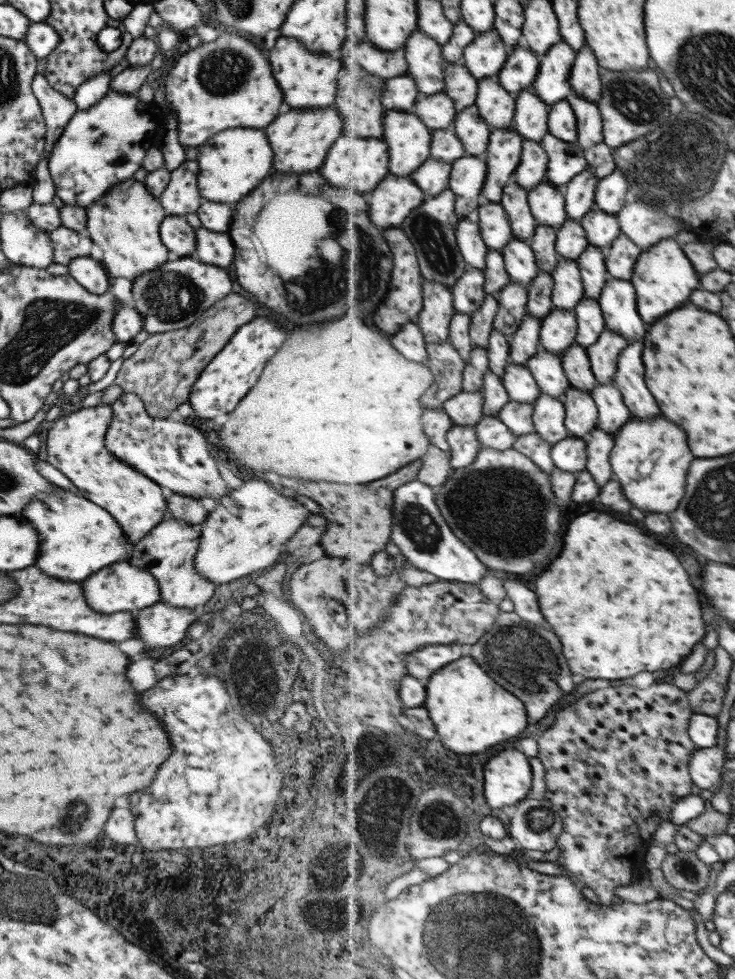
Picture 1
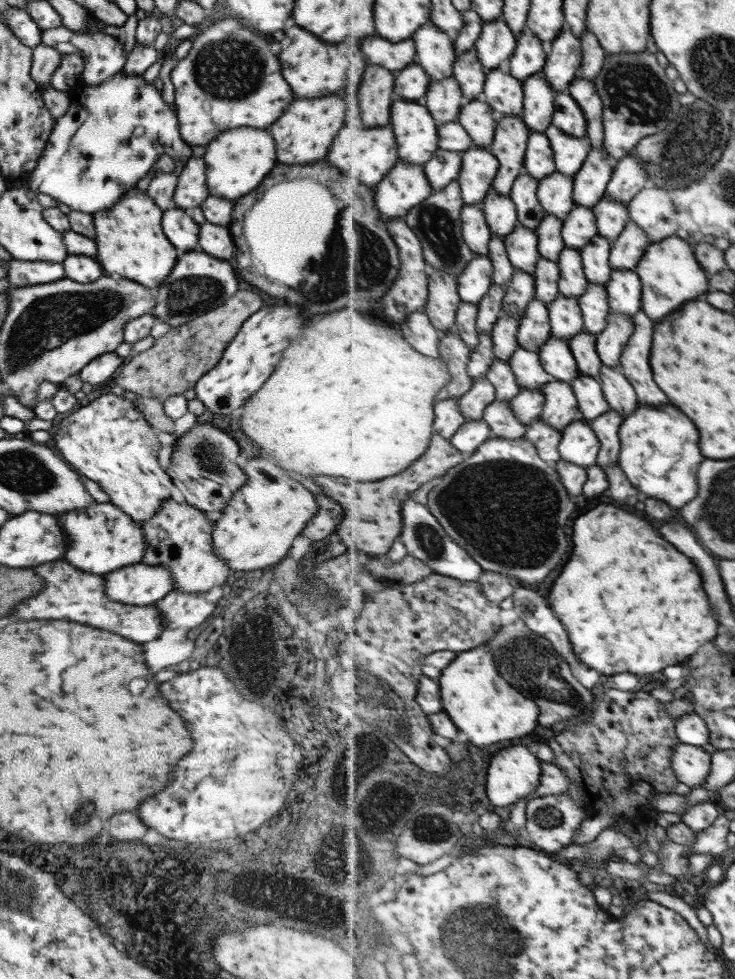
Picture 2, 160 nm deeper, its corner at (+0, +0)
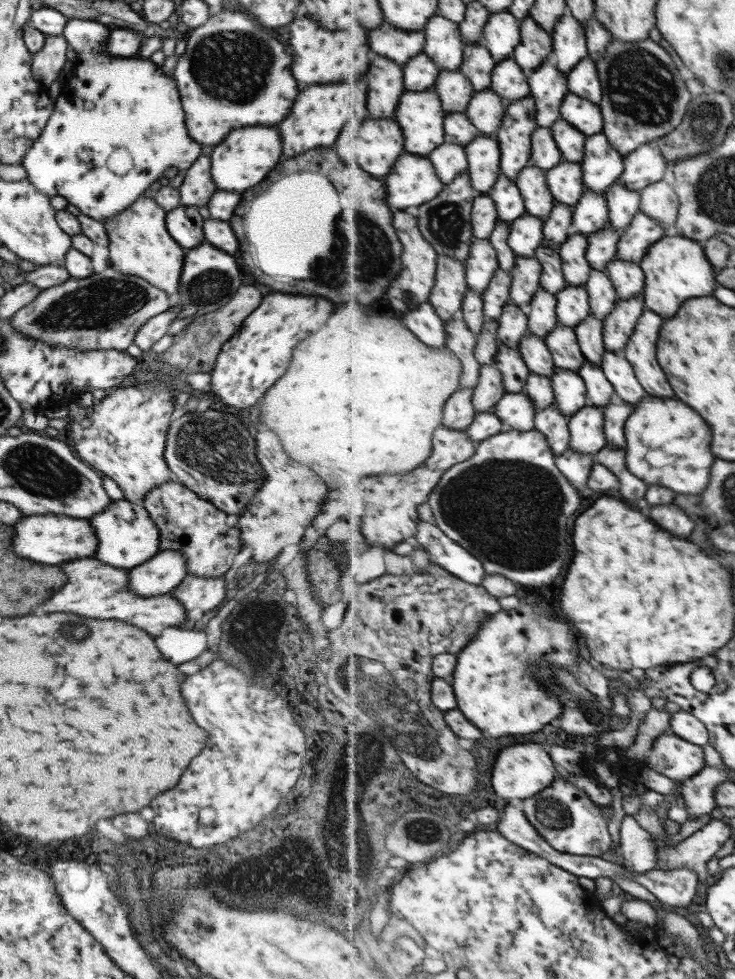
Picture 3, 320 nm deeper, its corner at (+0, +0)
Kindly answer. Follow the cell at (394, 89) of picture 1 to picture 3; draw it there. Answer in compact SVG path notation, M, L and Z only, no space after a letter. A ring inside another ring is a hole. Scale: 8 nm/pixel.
M427 53L415 55L404 67L406 91L427 92L435 88L442 69Z

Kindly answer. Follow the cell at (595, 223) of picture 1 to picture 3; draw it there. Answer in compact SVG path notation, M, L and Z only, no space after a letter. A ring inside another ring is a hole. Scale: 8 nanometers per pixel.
M617 182L608 187L606 197L610 210L611 228L625 232L635 215L641 211L640 191L631 190Z

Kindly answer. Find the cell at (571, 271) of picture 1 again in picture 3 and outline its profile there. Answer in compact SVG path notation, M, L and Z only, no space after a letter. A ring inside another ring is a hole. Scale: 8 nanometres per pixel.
M583 234L571 235L558 249L569 285L585 285L594 269L587 260L588 237Z

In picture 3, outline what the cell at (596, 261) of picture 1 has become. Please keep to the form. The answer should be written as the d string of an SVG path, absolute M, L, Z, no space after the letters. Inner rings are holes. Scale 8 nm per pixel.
M611 228L595 232L588 237L587 260L595 270L607 272L608 264L618 256L618 242L623 232Z

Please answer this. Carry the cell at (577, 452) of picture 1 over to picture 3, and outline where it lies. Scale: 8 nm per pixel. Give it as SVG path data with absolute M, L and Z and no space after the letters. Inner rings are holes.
M589 404L570 418L570 448L579 454L596 455L608 445L605 436L605 413L600 406Z

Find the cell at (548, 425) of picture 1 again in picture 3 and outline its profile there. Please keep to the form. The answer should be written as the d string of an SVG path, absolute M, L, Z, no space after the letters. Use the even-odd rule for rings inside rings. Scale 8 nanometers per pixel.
M556 367L552 381L555 405L569 418L589 405L587 385L578 371Z

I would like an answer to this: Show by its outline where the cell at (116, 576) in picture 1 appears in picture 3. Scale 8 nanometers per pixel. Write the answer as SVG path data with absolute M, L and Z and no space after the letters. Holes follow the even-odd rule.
M159 551L127 570L127 595L137 600L171 593L186 573L186 560L179 551Z

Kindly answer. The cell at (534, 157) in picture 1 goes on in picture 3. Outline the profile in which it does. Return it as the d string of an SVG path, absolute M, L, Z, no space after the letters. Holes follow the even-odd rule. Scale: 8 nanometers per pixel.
M538 127L534 132L532 147L532 164L546 171L564 161L562 150L555 140L551 127Z

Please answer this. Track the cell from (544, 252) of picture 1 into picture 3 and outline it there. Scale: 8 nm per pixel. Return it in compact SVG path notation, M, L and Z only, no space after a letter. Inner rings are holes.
M557 202L550 216L545 219L543 234L544 244L553 248L560 248L568 241L569 228L573 224L574 207Z

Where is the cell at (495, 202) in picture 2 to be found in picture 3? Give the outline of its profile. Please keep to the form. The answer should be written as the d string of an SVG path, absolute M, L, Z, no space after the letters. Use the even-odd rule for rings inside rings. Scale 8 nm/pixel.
M505 173L498 176L493 190L489 193L495 199L499 211L498 220L511 224L527 213L526 202L517 181Z

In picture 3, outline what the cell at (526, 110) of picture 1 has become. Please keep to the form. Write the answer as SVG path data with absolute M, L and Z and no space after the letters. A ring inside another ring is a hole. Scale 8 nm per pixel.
M553 58L528 73L530 95L537 99L539 127L551 127L559 120L565 97L570 94L568 73L559 70Z

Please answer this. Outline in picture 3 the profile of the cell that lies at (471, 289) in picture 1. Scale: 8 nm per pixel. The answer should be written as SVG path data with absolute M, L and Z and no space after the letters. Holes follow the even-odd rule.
M476 239L470 250L470 257L465 261L466 263L466 277L469 291L485 292L487 287L491 284L491 280L495 276L497 270L500 269L500 262L498 259L498 250L493 246L490 239Z

